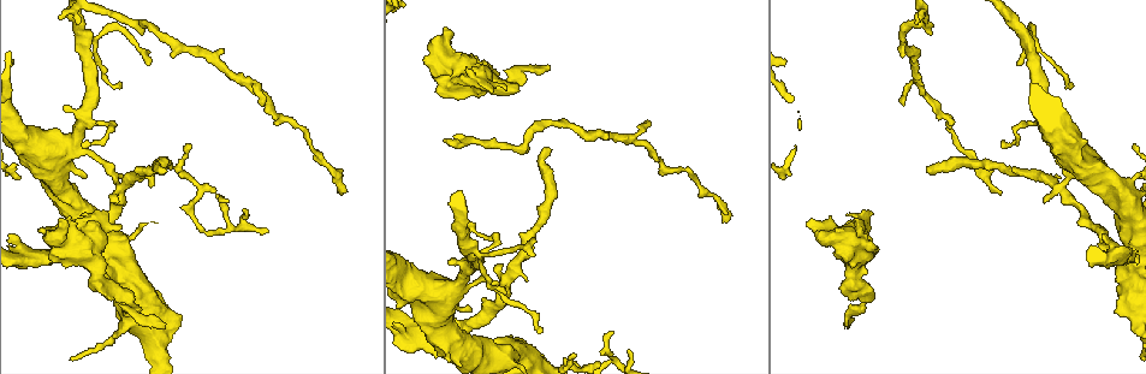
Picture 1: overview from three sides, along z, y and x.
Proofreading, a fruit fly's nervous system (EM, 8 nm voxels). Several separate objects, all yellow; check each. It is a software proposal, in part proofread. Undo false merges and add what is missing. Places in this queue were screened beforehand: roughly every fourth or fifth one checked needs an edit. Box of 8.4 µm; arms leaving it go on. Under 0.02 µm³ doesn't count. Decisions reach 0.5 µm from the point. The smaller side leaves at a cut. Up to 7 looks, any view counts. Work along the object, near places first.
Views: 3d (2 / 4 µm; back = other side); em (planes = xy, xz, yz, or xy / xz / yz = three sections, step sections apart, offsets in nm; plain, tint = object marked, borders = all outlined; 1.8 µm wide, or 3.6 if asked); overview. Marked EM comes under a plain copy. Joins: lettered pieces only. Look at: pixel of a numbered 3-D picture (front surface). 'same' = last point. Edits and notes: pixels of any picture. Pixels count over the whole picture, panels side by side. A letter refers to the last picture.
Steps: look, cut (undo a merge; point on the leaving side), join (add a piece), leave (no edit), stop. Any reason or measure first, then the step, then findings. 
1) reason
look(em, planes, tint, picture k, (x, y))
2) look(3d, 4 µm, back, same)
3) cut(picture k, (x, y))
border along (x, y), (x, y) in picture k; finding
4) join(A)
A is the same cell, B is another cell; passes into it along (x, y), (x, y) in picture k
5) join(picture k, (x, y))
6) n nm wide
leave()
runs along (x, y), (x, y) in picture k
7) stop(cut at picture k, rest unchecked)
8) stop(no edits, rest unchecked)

long arm stops here
look(3d, 2 µm, picture 1, (549, 151))

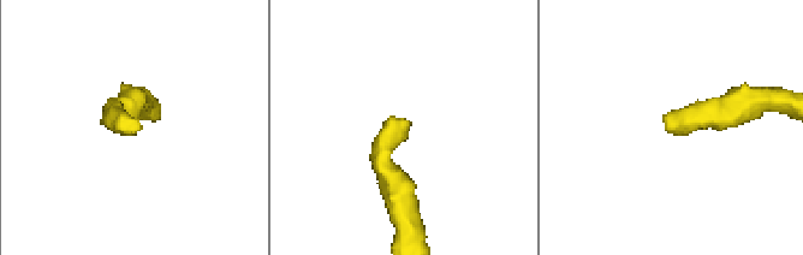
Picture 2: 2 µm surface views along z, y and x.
now the EM
look(em, yz, step 8, borders, picture 2, (669, 124))

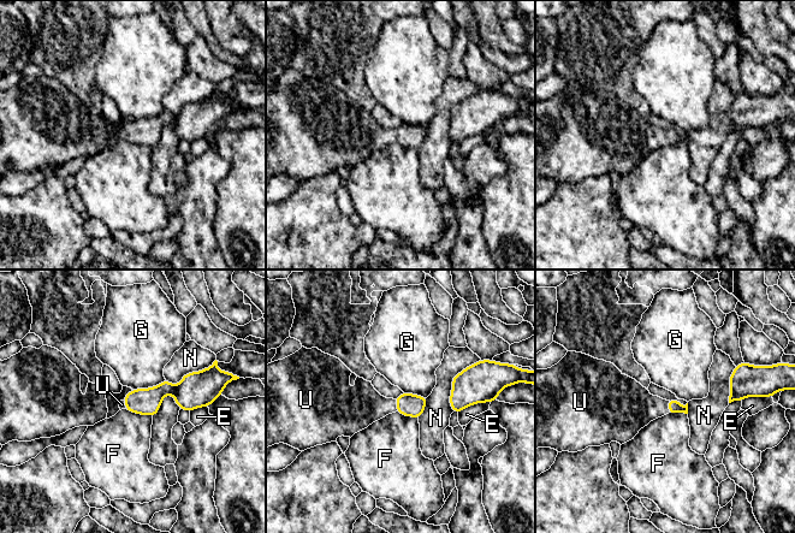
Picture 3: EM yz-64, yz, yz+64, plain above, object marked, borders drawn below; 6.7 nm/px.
join(U)
U is the same cell, E, F, G and N are other cells; passes into it along (408, 404), (396, 404), (360, 406) in picture 3; it goes on there

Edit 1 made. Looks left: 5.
abrupt turn
look(3d, 4 µm, picture 1, (118, 188))

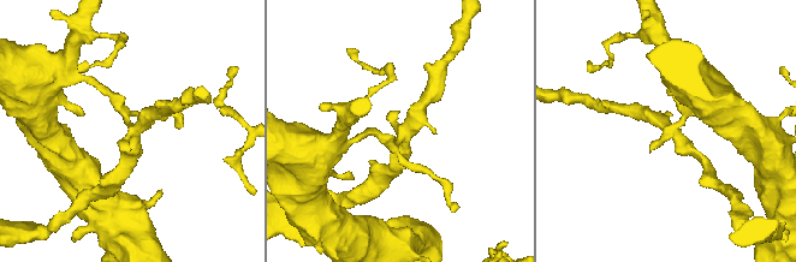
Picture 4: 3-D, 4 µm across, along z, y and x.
look(em, planes, borders, picture 4, (132, 127))

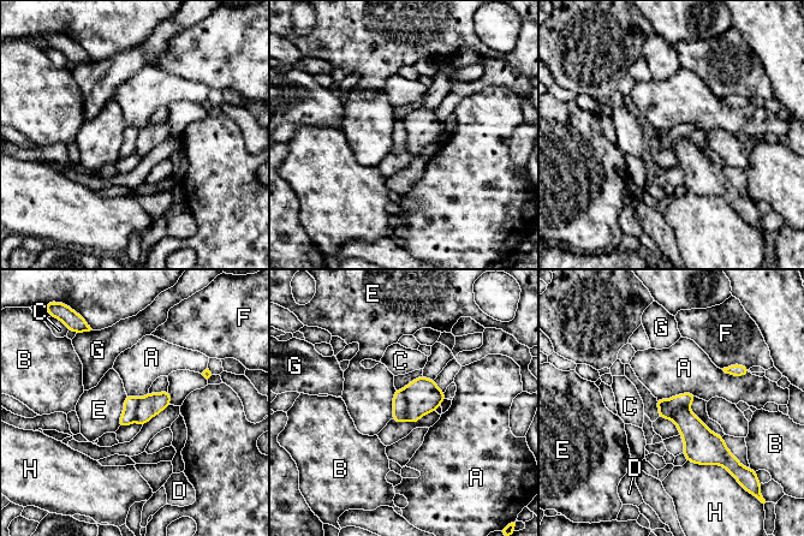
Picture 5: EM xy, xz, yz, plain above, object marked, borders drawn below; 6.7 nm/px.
170 nm wide; A touches over 280 nm
cut(picture 5, (422, 394))
A, B, C, D, E, F, G and H are other cells; two cells meet here

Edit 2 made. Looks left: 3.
redraw
look(overview)

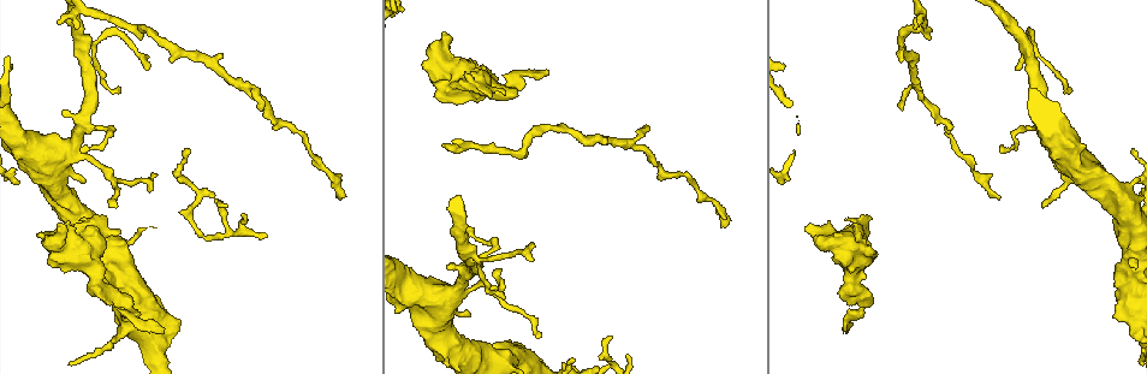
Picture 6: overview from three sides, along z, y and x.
thin end
look(em, xy, step 16, tint, picture 6, (160, 330))

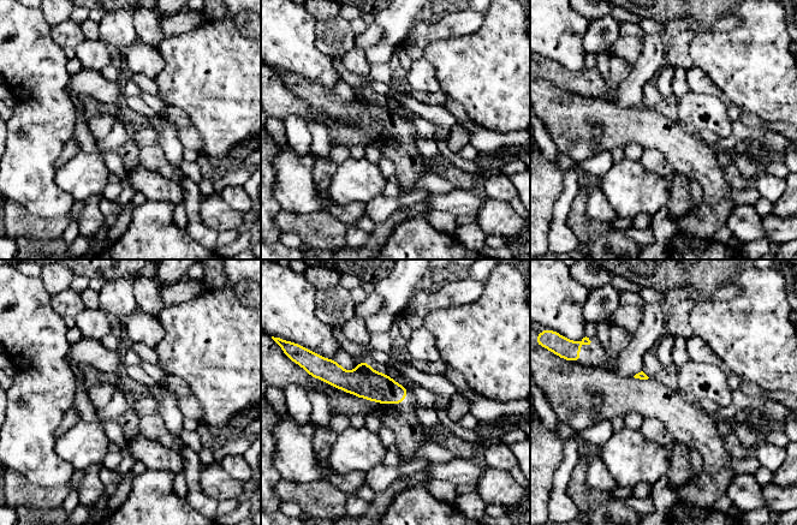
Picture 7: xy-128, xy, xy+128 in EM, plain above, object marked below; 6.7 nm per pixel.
look(em, planes, borders, same)

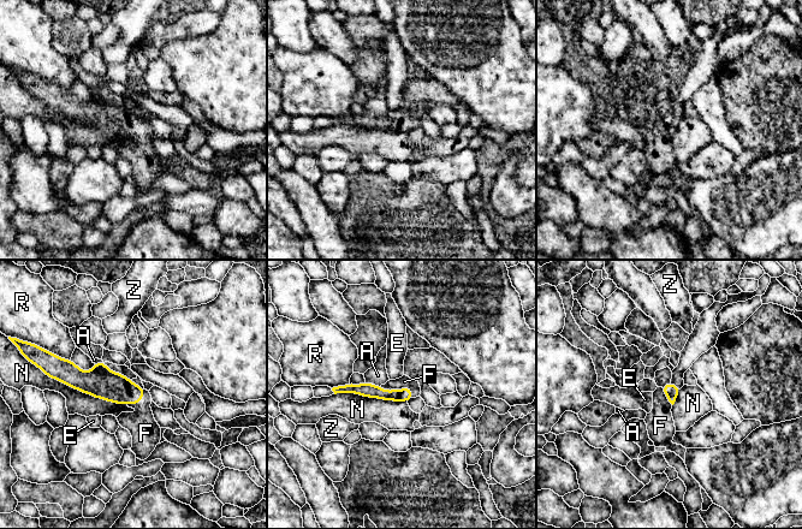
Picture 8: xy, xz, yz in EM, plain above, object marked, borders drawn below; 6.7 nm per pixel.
90 nm wide
join(F)
F is the same cell, A, E, N, R and Z are other cells; passes into it along (367, 390), (399, 390), (404, 381) in picture 8; the cell continues

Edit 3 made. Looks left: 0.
stop(join at picture 3, cut at picture 5, join at picture 8, rest unchecked)

